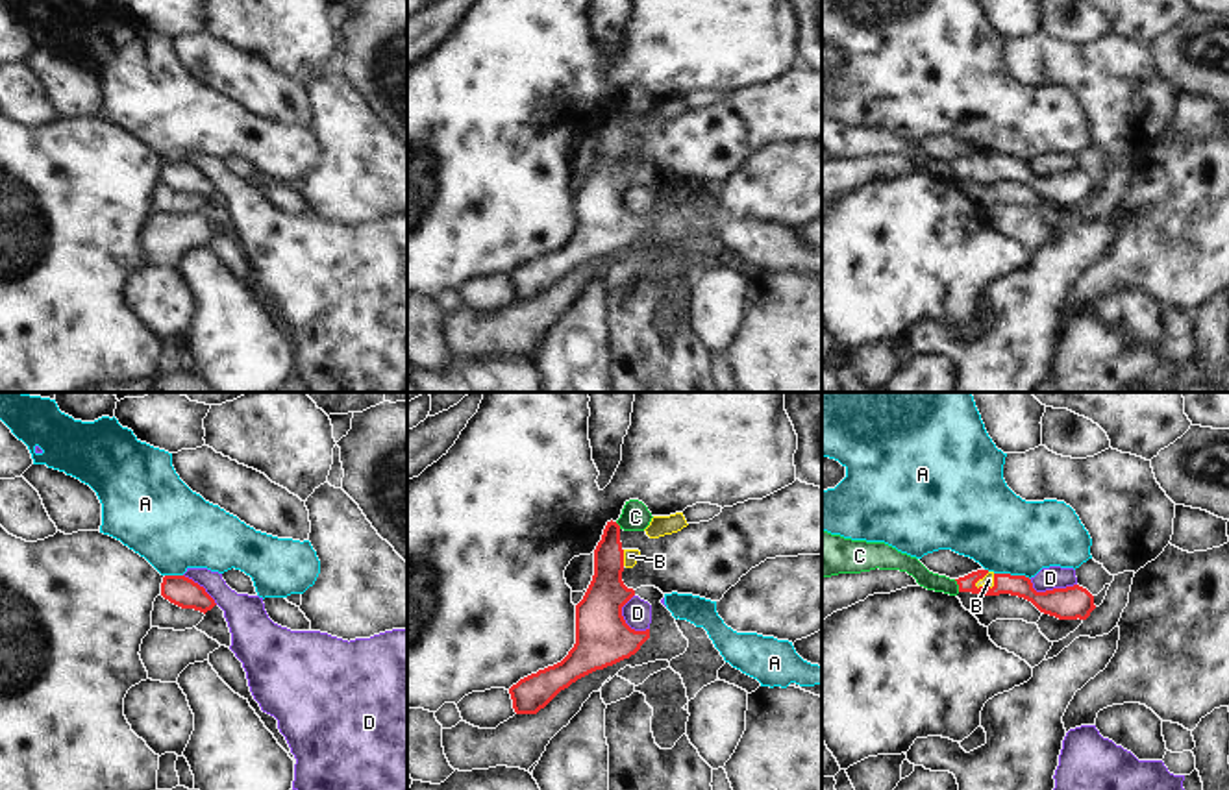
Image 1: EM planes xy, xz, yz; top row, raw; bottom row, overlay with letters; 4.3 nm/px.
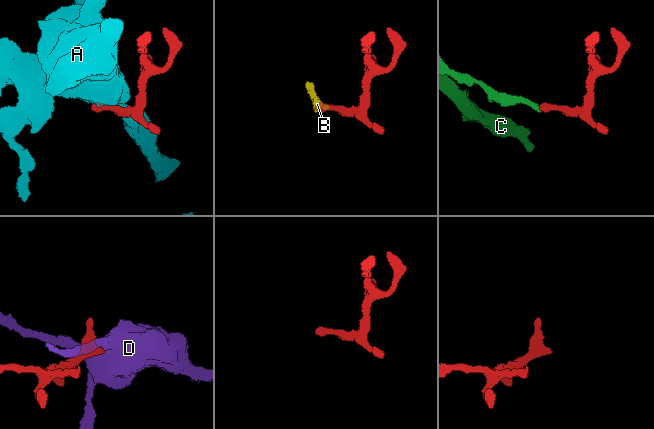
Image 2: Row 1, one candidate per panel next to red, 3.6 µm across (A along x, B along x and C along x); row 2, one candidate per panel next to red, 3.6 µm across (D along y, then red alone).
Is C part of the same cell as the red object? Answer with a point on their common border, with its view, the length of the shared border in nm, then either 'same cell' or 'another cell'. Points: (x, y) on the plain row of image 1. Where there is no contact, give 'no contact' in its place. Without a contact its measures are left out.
yz (957, 169) | 60 nm | another cell

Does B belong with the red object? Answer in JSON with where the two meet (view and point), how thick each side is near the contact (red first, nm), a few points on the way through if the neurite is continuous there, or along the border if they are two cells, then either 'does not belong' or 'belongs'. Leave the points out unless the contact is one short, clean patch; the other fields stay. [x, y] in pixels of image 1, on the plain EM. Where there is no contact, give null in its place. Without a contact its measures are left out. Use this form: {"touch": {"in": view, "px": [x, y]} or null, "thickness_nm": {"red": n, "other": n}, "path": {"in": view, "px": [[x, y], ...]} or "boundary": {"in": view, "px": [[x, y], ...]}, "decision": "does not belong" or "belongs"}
{"touch": {"in": "xz", "px": [622, 143]}, "thickness_nm": {"red": 190, "other": 60}, "path": {"in": "xz", "px": [[600, 195], [608, 158], [622, 143], [630, 141]]}, "decision": "belongs"}

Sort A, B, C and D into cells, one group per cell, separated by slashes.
A / B / C / D

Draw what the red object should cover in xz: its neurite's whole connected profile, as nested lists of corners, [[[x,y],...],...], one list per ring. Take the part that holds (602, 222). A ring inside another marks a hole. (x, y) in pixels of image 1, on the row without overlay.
[[[607,107],[594,135],[592,167],[576,191],[576,229],[561,248],[509,274],[516,300],[537,300],[561,276],[596,255],[629,244],[650,224],[650,215],[635,216],[622,202],[622,192],[635,181],[635,176],[624,170],[622,157],[633,154],[639,142],[639,135],[622,133],[620,111]]]

